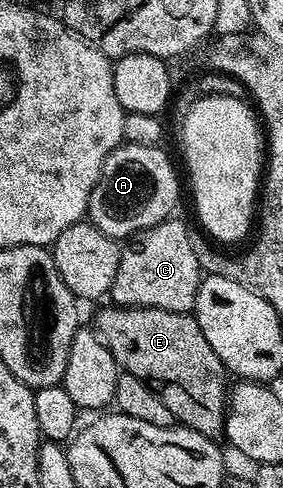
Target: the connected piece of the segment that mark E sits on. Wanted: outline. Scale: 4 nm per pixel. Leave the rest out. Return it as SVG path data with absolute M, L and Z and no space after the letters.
M107 305L99 315L97 334L126 374L161 389L165 406L173 413L176 424L192 427L208 437L224 434L228 376L223 362L213 353L209 341L205 341L205 333L201 333L194 314Z

